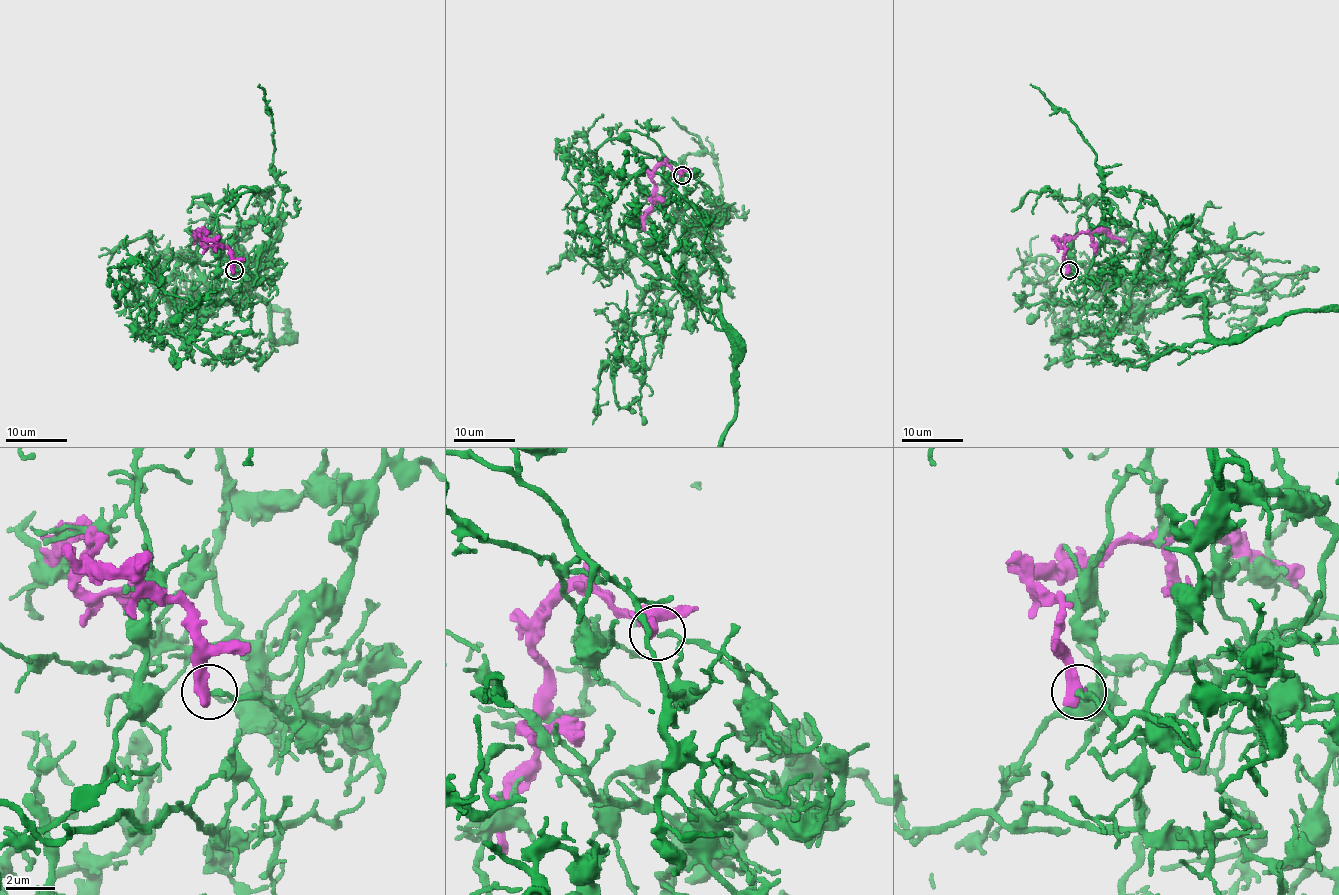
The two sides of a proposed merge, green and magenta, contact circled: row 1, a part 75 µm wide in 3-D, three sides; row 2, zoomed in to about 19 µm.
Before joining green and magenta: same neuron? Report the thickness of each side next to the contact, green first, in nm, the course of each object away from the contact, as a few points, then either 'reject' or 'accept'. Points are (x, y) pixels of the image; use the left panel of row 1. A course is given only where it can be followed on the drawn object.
190/550 nm | magenta via (235, 271), (230, 252), (204, 237), (204, 231), (193, 245) | reject

